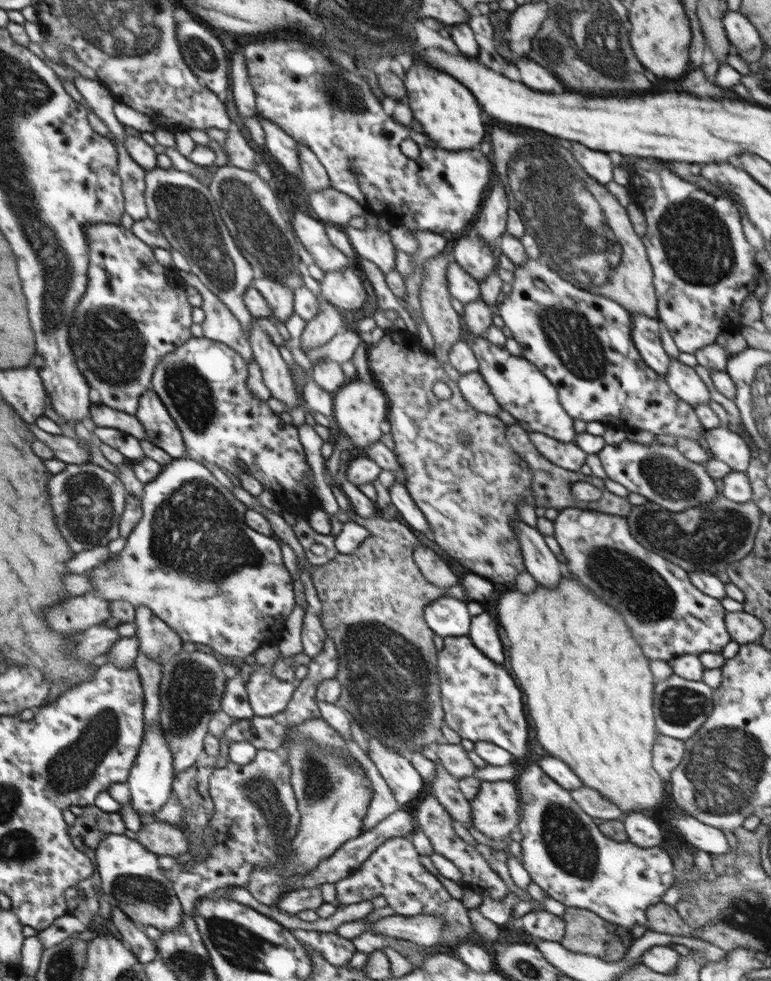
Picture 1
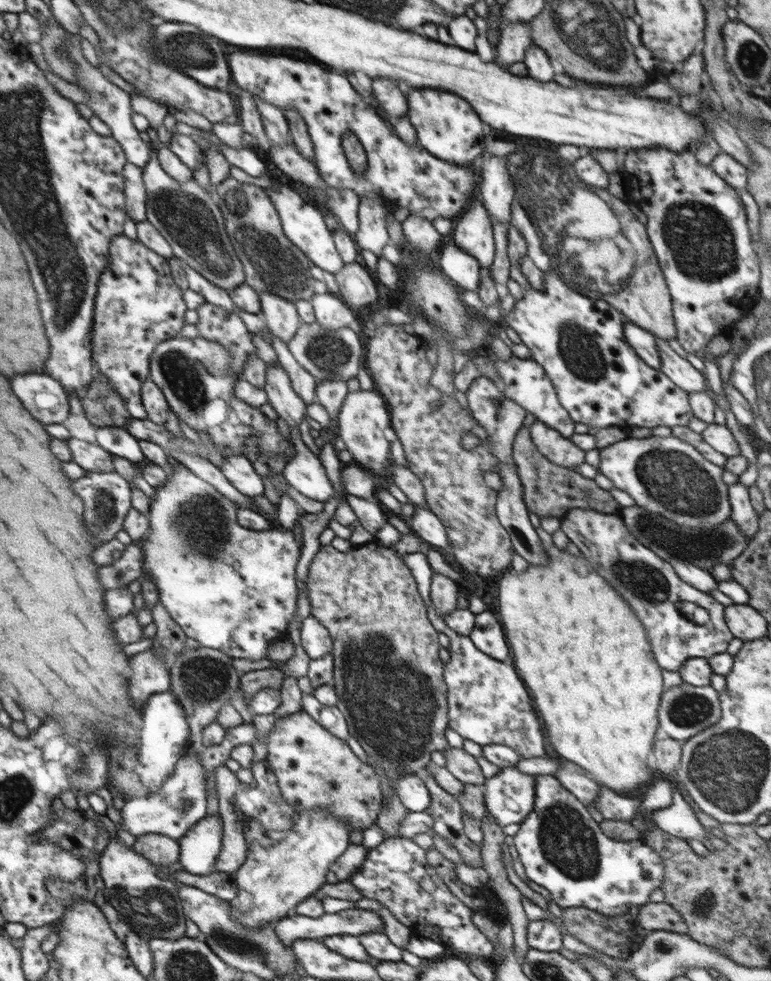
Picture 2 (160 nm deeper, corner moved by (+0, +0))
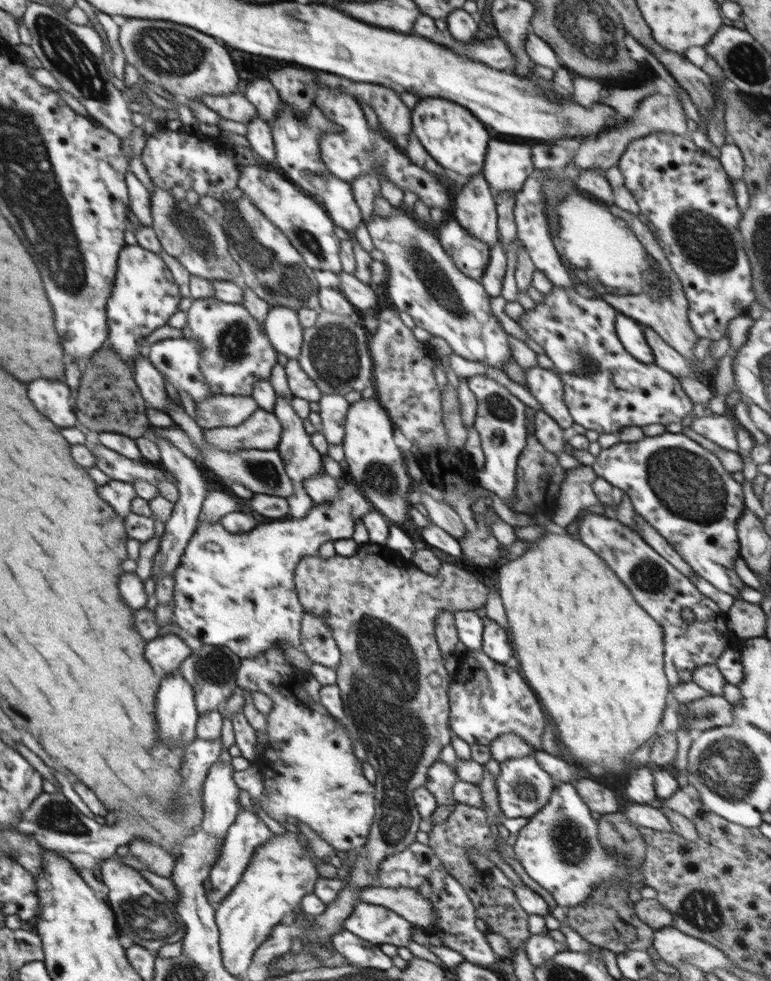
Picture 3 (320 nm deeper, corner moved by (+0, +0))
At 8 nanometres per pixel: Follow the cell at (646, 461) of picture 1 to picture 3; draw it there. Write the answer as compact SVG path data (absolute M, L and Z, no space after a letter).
M664 431L664 433L658 436L645 436L637 442L619 442L609 448L603 448L591 467L598 477L605 478L610 484L613 484L618 490L626 493L630 497L635 512L642 515L644 520L649 522L671 544L671 547L692 567L696 575L702 576L704 580L708 580L708 582L713 584L718 590L722 590L722 592L726 592L726 594L731 594L733 597L738 598L741 588L747 586L734 569L734 560L740 555L737 522L742 516L744 509L747 508L746 505L744 505L744 488L742 487L742 483L732 478L730 475L731 472L728 472L724 468L722 461L713 452L710 452L706 447L698 444L694 439L691 439L682 432L672 433Z

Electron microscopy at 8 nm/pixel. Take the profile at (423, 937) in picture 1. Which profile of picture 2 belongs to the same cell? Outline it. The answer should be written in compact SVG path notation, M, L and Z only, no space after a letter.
M358 907L344 909L322 916L295 915L283 917L273 928L284 946L292 946L300 938L317 939L326 936L349 934L357 937L361 934L384 932L384 922L373 910Z

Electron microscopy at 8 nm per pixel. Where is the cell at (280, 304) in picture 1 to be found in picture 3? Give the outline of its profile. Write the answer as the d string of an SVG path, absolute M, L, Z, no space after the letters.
M282 304L270 307L263 328L277 352L288 358L299 357L303 343L303 328L296 311Z

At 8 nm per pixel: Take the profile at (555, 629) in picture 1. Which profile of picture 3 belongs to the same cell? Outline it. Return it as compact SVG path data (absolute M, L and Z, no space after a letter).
M548 526L548 530L533 545L516 557L497 569L498 588L502 597L508 628L514 634L514 650L519 658L519 672L523 675L529 688L534 692L537 700L542 702L542 707L558 730L558 740L568 748L578 765L600 766L608 773L628 773L634 766L630 763L630 756L640 748L647 740L652 740L660 730L661 720L664 716L666 706L666 695L671 691L664 670L664 640L662 640L662 628L650 615L632 598L630 590L616 578L616 574L602 562L602 558L596 558L596 554L586 546L580 539L576 540L571 534L561 527Z

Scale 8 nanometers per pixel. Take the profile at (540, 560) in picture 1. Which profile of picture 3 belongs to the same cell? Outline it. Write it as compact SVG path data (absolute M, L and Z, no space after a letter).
M482 375L469 377L468 386L477 400L473 426L480 436L485 454L485 465L483 470L478 471L476 481L482 488L497 494L511 509L516 498L517 460L527 443L526 405L499 382Z

